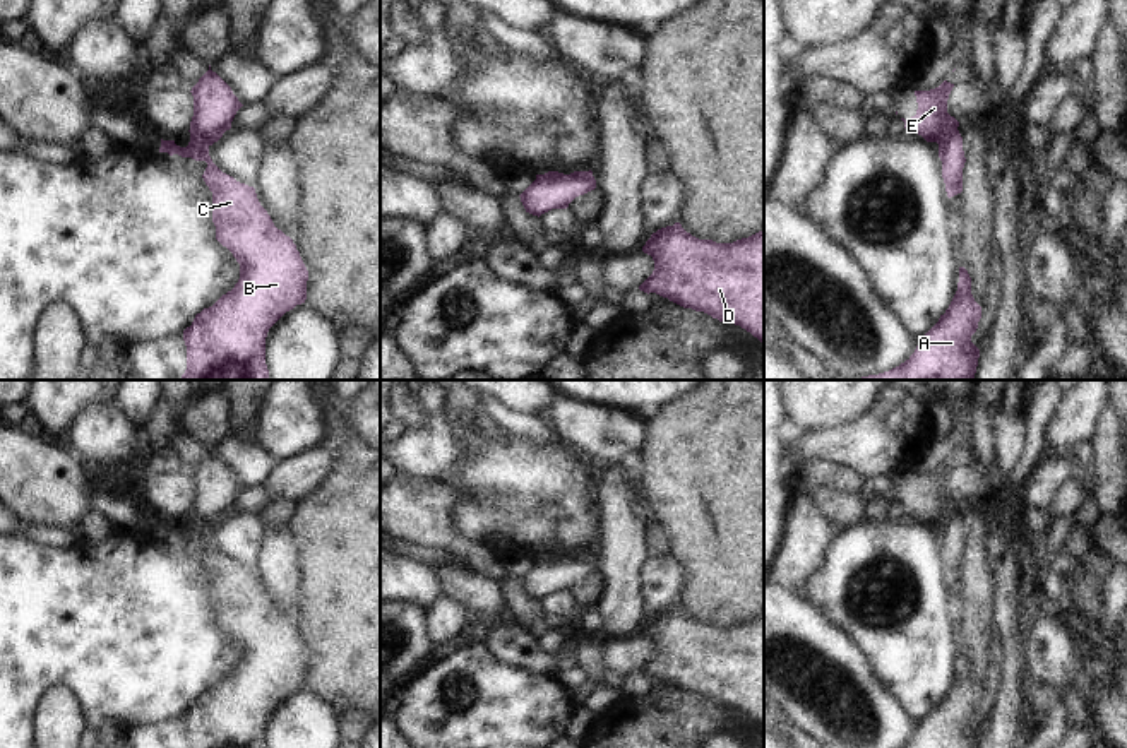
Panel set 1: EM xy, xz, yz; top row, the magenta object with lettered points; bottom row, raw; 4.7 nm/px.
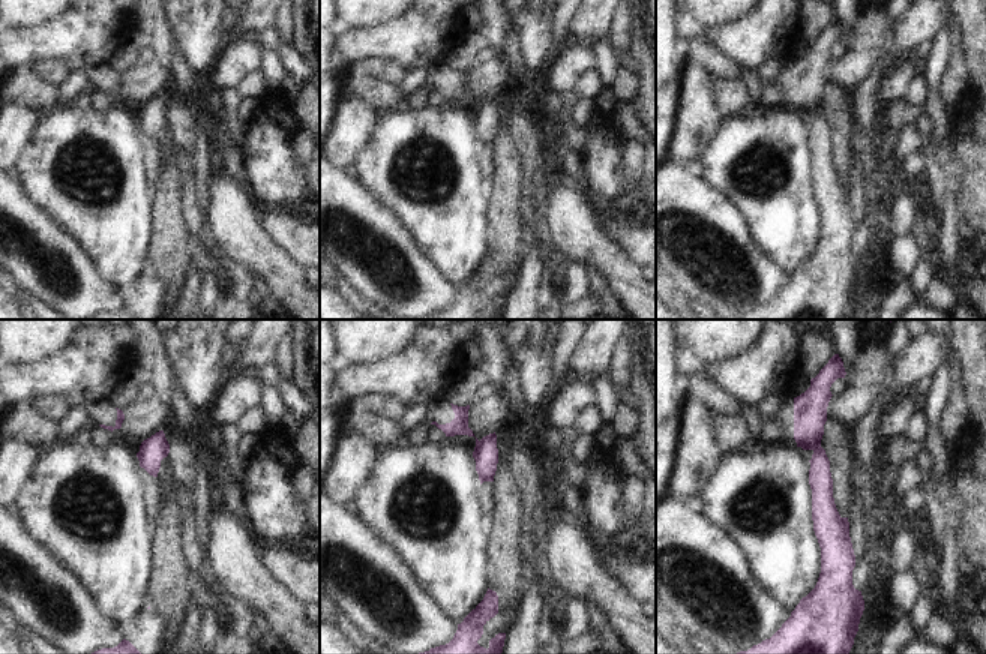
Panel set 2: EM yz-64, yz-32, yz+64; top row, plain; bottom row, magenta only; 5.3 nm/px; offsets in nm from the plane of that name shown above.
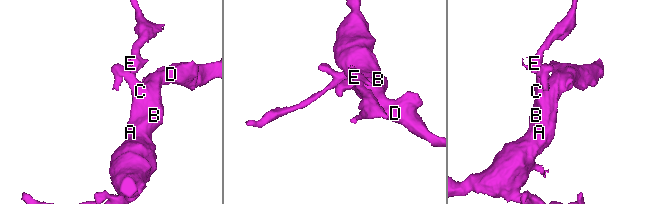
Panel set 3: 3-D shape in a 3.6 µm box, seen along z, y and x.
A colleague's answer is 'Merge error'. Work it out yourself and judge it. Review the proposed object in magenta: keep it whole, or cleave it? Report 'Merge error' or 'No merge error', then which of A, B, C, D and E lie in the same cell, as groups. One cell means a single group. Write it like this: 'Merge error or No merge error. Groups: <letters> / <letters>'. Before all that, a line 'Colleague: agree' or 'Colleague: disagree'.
Colleague: agree
Merge error. Groups: A B C D / E

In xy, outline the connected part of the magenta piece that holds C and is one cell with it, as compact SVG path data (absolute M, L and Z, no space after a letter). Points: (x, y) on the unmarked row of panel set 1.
M163 524L159 536L206 544L202 558L212 575L212 606L216 623L226 630L240 647L240 662L231 674L212 690L195 698L183 714L187 748L265 748L265 721L269 712L296 688L307 683L308 654L289 620L277 613L260 589L255 572L223 556L211 543L209 531L188 525L180 531L175 524Z

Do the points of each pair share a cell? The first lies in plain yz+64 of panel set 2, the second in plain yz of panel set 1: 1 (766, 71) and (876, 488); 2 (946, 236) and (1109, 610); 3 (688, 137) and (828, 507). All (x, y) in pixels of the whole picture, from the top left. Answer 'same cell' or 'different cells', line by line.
1: same cell
2: same cell
3: different cells

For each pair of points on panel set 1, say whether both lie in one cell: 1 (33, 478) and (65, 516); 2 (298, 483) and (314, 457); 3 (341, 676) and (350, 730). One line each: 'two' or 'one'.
1: one
2: one
3: two

